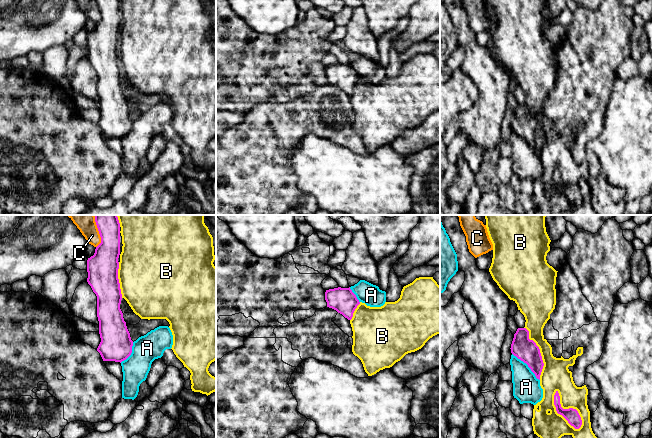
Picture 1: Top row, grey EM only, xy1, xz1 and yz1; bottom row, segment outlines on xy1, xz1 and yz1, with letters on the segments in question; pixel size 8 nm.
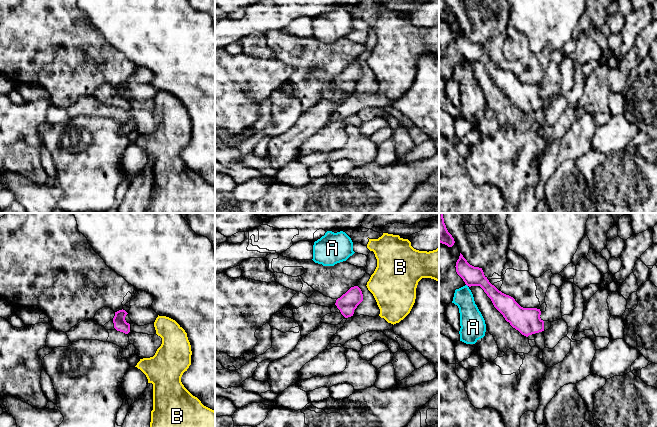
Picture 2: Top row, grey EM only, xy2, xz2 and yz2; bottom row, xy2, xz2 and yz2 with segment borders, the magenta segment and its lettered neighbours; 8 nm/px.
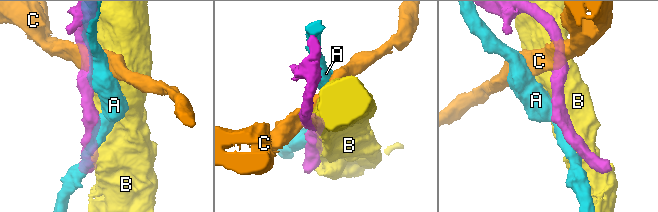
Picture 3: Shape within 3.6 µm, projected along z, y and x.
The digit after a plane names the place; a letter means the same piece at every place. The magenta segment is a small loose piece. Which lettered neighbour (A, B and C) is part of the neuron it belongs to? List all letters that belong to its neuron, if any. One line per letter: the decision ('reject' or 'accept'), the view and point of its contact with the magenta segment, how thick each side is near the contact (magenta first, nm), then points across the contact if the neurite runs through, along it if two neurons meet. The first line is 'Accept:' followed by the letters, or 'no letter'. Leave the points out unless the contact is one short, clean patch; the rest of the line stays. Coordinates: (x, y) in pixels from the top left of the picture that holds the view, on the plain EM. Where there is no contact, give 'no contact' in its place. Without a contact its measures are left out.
Accept: no letter
A: reject; meets magenta in yz1 at (527, 140); 180 nm thick on the magenta side, 220 nm on the other
B: reject; meets magenta in yz1 at (557, 188); 110 nm thick on the magenta side, 240 nm on the other
C: reject; meets magenta in xy1 at (100, 12); 240 nm thick on the magenta side, 130 nm on the other; border along xy1 (95, 0), (100, 13), (100, 19), (96, 23)

